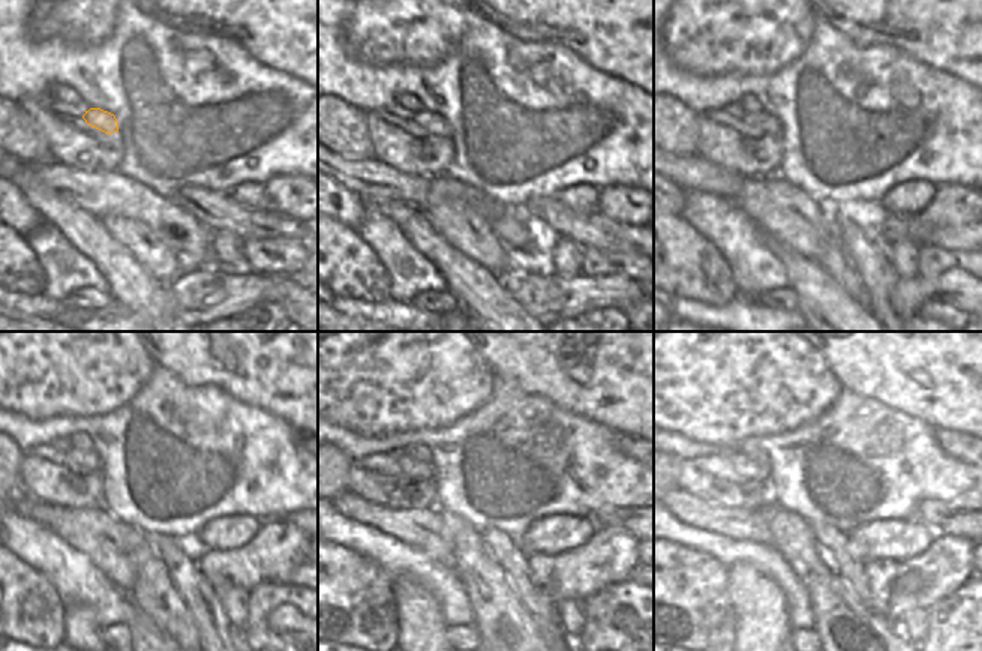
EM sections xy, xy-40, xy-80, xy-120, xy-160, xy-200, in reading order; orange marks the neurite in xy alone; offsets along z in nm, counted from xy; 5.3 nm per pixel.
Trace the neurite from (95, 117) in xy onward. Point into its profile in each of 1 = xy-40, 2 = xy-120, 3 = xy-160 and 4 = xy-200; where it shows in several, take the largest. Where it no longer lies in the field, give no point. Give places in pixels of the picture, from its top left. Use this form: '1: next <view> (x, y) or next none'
1: next xy-40 (434, 123)
2: next xy-120 (78, 461)
3: next xy-160 (410, 467)
4: next xy-200 (742, 465)

